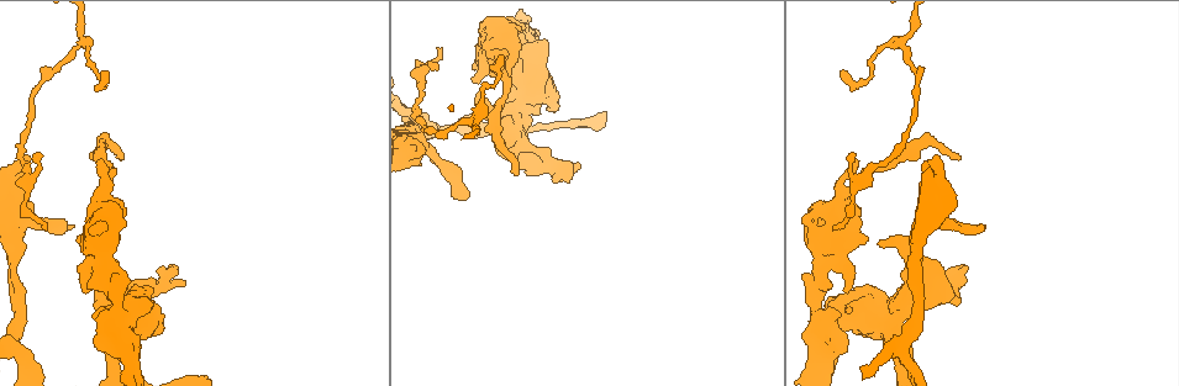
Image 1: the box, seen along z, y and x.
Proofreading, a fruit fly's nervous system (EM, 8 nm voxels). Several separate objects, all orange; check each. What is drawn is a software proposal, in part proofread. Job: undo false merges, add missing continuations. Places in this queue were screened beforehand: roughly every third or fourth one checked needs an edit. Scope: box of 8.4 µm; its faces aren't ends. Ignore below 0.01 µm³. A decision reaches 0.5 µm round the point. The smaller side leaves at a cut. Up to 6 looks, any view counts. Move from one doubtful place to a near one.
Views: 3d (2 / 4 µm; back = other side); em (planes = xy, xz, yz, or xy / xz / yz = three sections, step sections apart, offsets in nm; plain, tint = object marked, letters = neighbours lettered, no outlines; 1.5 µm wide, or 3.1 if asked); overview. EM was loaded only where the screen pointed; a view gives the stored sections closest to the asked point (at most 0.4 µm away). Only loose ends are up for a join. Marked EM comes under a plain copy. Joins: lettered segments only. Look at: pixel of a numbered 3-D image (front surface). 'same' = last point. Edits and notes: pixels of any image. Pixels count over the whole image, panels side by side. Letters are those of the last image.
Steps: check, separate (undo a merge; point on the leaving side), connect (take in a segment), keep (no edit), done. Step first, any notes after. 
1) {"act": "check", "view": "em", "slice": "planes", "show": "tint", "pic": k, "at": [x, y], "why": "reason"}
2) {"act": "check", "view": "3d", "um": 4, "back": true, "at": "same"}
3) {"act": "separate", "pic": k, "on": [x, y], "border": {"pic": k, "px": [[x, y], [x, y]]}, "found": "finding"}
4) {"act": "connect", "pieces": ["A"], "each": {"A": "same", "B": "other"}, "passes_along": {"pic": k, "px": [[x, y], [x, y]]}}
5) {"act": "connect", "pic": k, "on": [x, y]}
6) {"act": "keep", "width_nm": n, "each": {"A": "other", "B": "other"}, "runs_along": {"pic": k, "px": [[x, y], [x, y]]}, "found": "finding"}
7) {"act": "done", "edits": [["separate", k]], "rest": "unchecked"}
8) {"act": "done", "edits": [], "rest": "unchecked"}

{"act": "check", "view": "em", "slice": "planes", "show": "letters", "pic": 1, "at": [842, 75], "why": "thin end"}

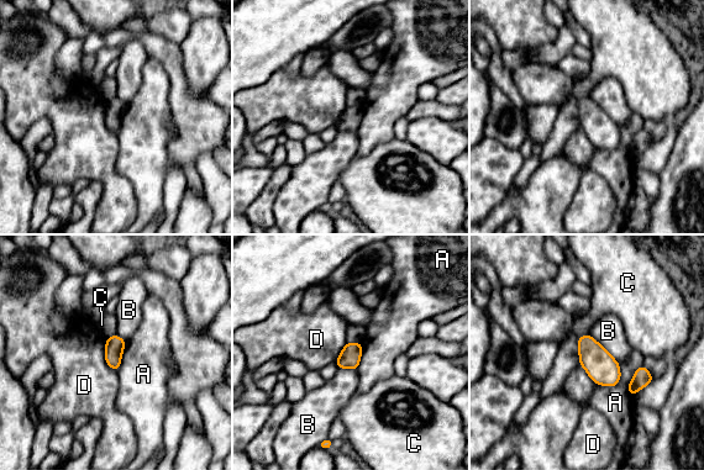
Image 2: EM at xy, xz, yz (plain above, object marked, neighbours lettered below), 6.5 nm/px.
{"act": "keep", "longest_contact_nm": ["B", 260], "each": {"A": "other", "B": "other", "C": "other", "D": "other"}, "found": "no lettered segment goes on from it"}

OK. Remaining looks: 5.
{"act": "check", "view": "3d", "um": 4, "back": true, "pic": 1, "at": [37, 152], "why": "thin end"}

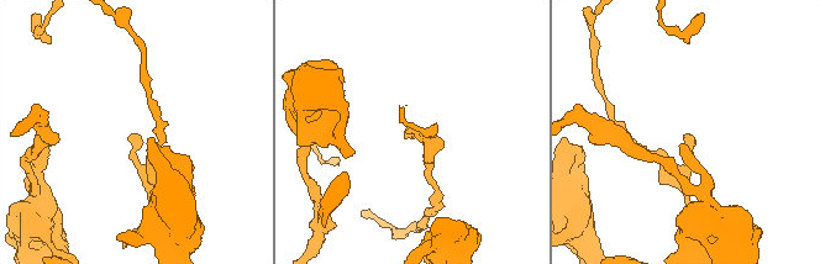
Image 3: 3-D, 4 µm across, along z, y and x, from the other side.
{"act": "check", "view": "em", "slice": "planes", "show": "letters", "pic": 3, "at": [686, 133]}

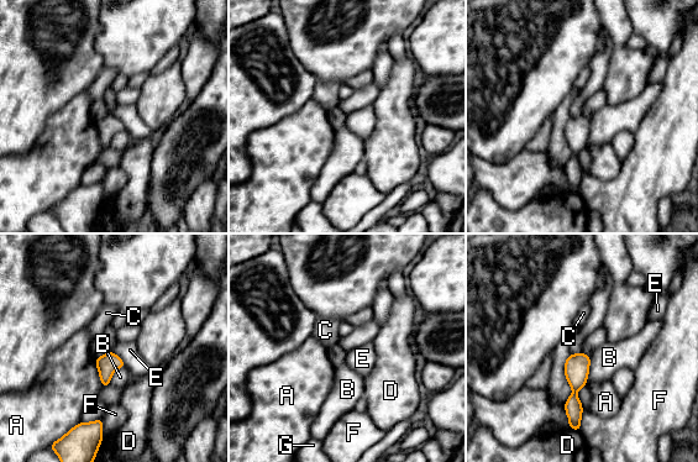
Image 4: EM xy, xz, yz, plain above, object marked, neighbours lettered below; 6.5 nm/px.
{"act": "keep", "each": {"A": "other", "B": "other", "C": "other", "D": "other", "E": "other", "F": "other", "G": "other"}, "border": {"pic": 4, "px": [[110, 351], [125, 366]]}, "found": "none of them fits"}

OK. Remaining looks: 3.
{"act": "check", "view": "em", "slice": "planes", "show": "letters", "pic": 1, "at": [984, 227], "why": "tapers out"}

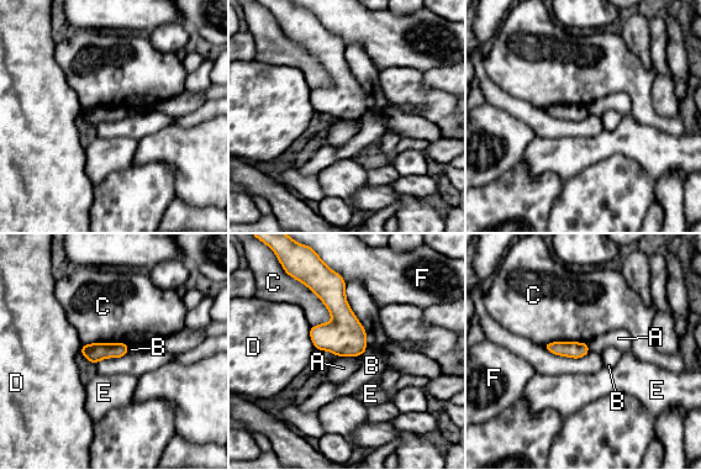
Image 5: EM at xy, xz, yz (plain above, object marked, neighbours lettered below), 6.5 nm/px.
{"act": "keep", "each": {"A": "other", "B": "other", "C": "other", "D": "other", "E": "other", "F": "other"}, "border": {"pic": 5, "px": [[586, 343], [590, 350]]}, "found": "no lettered segment goes on from it"}

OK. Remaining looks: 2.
{"act": "done", "edits": [], "rest": "unchecked"}

